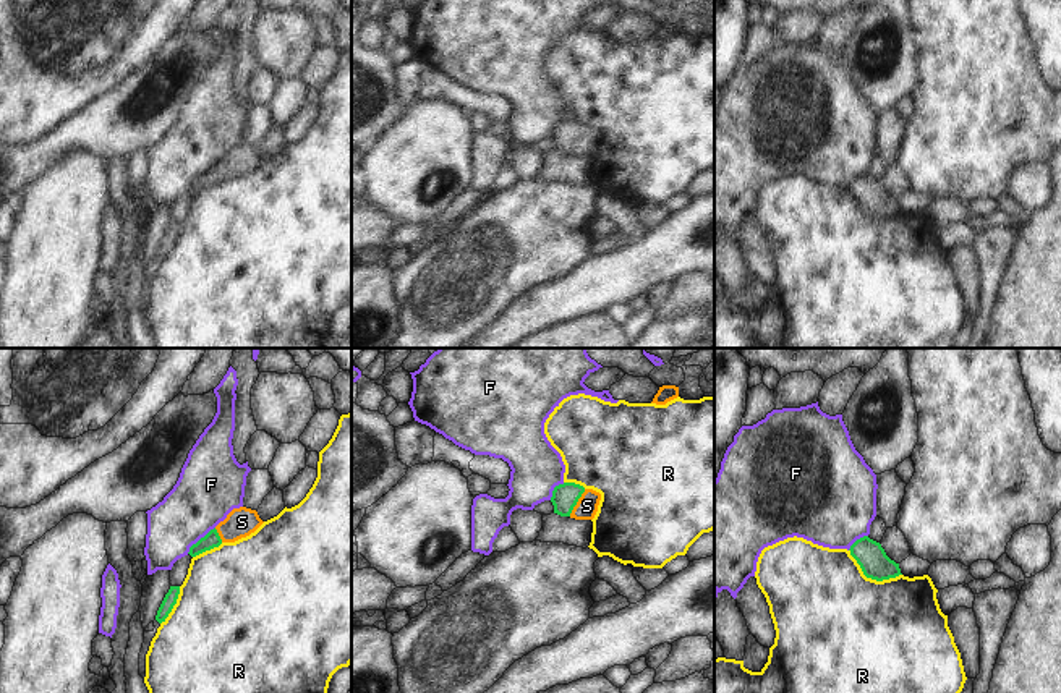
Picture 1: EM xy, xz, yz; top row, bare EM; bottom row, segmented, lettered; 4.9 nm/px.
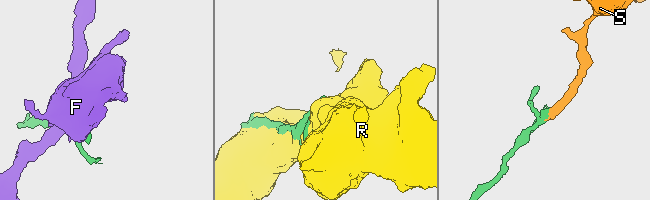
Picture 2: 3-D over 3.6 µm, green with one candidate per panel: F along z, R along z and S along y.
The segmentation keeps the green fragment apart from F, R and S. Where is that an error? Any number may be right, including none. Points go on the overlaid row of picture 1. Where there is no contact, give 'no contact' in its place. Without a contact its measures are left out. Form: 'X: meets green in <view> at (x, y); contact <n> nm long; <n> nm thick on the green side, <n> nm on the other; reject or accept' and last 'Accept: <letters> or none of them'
F: meets green in xy at (201, 538); contact 190 nm long; 80 nm thick on the green side, 320 nm on the other; reject
R: meets green in yz at (870, 577); contact 300 nm long; 150 nm thick on the green side, 480 nm on the other; reject
S: meets green in xz at (577, 501); contact 160 nm long; 130 nm thick on the green side, 110 nm on the other; accept
Accept: S

